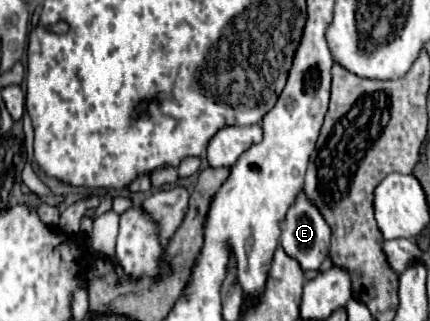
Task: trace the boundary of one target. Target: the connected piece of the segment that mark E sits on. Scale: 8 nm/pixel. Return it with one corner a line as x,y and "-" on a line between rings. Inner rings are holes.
300,193
296,203
288,209
286,221
282,223
280,245
288,255
300,261
302,269
318,271
328,257
330,229
304,193

